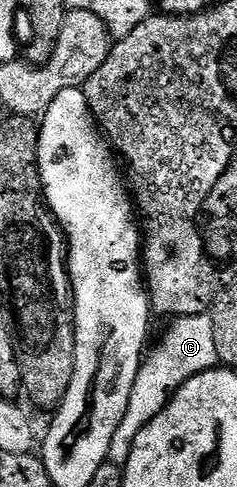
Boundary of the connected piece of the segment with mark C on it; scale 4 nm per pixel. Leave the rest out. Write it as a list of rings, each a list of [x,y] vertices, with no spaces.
[[[211,315],[181,316],[173,319],[165,334],[164,340],[156,344],[156,349],[145,355],[138,374],[134,378],[134,390],[130,390],[130,402],[126,406],[126,414],[122,414],[122,422],[118,422],[118,430],[114,430],[114,442],[110,442],[108,460],[113,464],[123,465],[130,458],[134,438],[142,434],[142,426],[146,426],[168,404],[168,400],[190,378],[218,364],[218,350],[214,346],[214,322]]]

